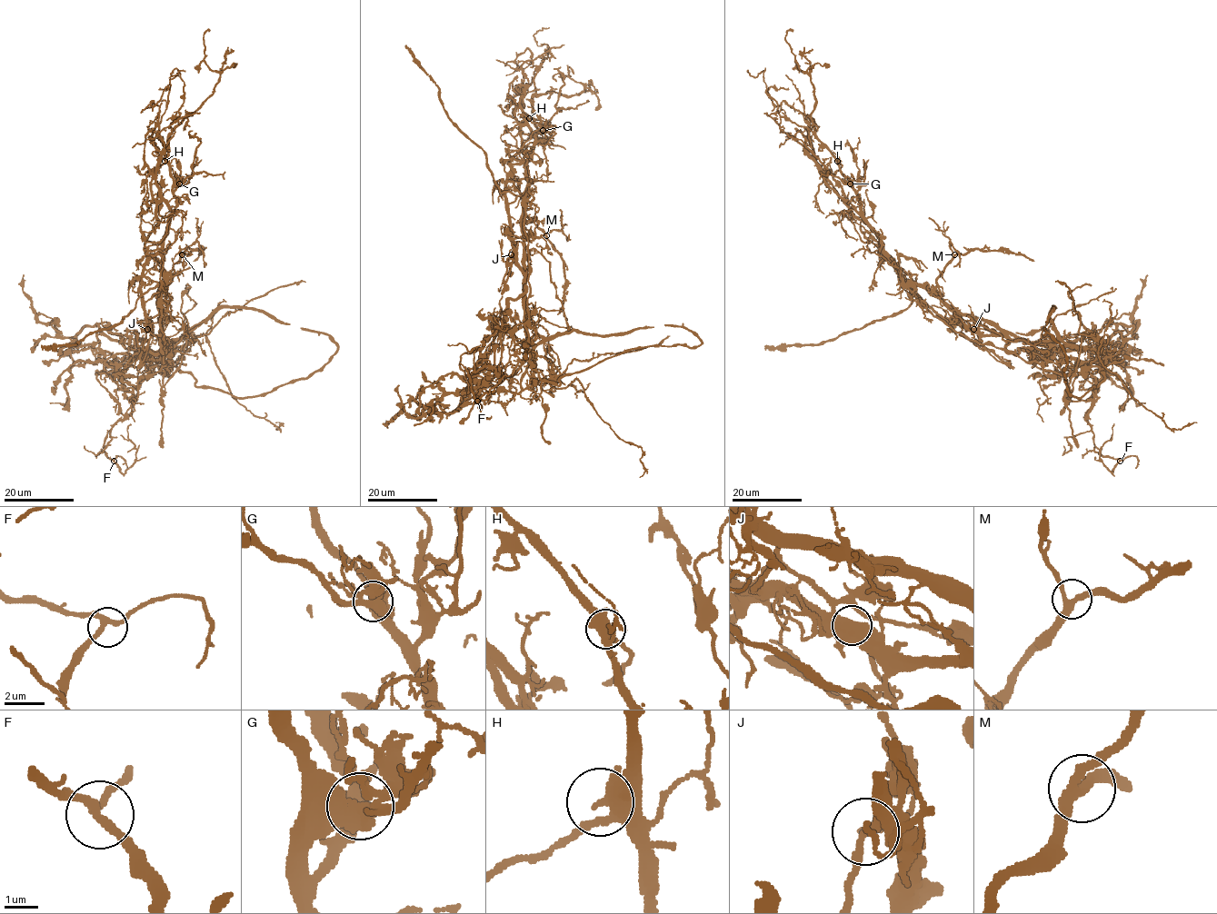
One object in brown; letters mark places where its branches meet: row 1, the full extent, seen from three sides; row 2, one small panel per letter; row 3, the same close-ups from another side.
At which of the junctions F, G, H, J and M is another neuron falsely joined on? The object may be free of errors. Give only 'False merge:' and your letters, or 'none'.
False merge: J

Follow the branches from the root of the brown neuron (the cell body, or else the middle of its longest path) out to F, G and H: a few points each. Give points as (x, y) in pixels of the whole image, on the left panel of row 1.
F: (164, 335), (164, 373), (156, 366), (144, 378), (134, 390), (134, 402), (107, 432), (104, 452), (114, 461)
G: (164, 335), (160, 324), (164, 283), (162, 242), (176, 204), (174, 188), (179, 183)
H: (164, 335), (160, 324), (164, 283), (162, 242), (176, 204), (174, 177), (164, 161)

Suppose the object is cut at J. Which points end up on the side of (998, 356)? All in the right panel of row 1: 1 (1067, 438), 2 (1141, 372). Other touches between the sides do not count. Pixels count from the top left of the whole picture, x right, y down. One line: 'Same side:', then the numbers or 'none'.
Same side: none

